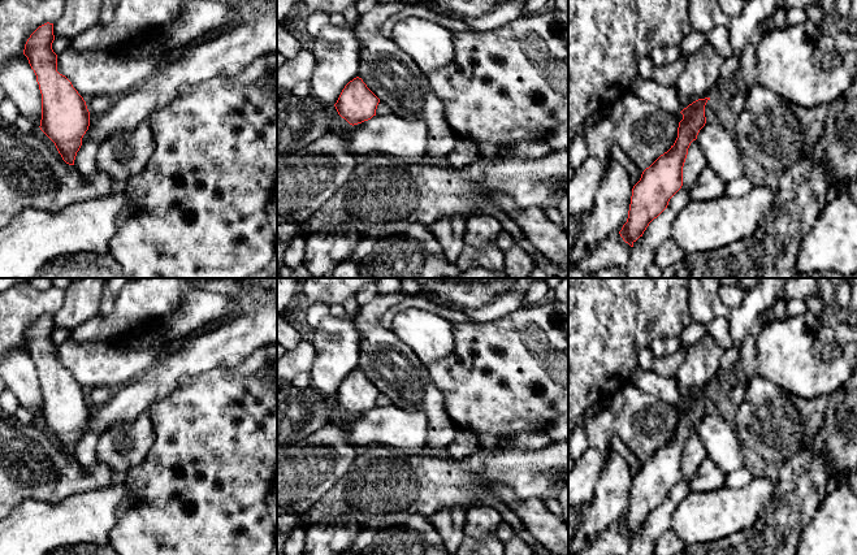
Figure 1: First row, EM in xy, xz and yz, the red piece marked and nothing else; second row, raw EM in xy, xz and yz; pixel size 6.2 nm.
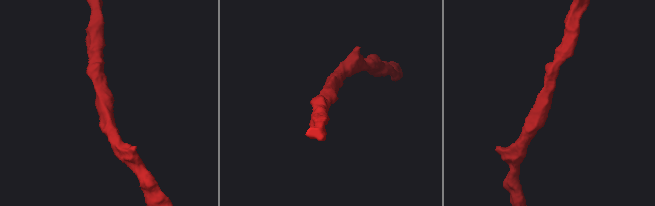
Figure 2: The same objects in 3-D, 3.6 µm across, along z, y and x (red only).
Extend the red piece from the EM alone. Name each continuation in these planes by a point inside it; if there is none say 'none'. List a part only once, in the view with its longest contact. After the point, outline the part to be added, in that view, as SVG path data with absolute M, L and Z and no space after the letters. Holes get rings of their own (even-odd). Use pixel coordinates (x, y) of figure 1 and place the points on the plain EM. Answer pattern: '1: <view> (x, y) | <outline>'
none

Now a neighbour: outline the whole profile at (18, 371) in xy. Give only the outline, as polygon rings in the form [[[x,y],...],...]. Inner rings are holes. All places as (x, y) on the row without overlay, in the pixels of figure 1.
[[[23,347],[7,356],[0,376],[5,389],[16,395],[21,407],[42,411],[42,385],[36,367]]]

